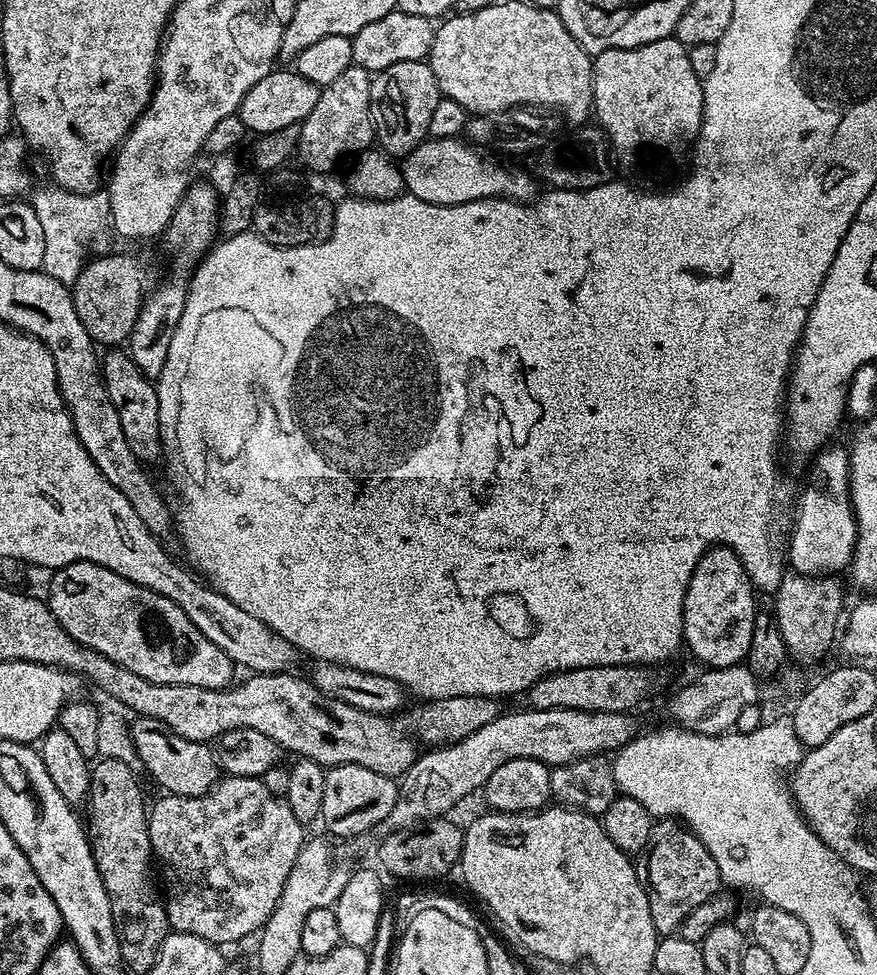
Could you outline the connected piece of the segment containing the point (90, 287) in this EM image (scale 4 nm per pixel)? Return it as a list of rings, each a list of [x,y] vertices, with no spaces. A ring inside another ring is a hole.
[[[100,256],[85,263],[70,291],[74,310],[93,341],[100,346],[120,346],[131,337],[150,291],[148,268],[136,256]]]

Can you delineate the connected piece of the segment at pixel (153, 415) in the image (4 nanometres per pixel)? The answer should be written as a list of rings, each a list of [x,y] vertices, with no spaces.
[[[112,350],[102,360],[102,375],[106,394],[110,394],[110,402],[114,402],[114,410],[118,410],[118,418],[122,421],[122,431],[126,433],[126,443],[130,450],[140,459],[141,464],[152,466],[161,459],[164,441],[160,438],[160,393],[157,385],[149,377],[144,376],[134,363],[131,355]]]

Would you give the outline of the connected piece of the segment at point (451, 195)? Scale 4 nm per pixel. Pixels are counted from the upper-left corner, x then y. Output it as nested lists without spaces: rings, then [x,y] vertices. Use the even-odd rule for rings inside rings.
[[[429,138],[424,143],[419,144],[409,156],[403,157],[404,187],[409,196],[422,198],[422,202],[441,204],[442,206],[454,206],[455,204],[465,204],[475,200],[489,200],[495,196],[506,200],[517,200],[519,204],[535,201],[538,196],[538,191],[536,192],[538,181],[531,171],[524,169],[523,172],[520,168],[507,168],[506,165],[499,164],[496,160],[499,159],[485,154],[481,149],[460,138],[455,140],[434,140]]]

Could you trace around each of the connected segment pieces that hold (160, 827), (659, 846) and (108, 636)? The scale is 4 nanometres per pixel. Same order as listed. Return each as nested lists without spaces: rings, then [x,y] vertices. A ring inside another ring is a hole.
[[[225,775],[212,791],[201,796],[173,796],[161,795],[161,800],[156,805],[151,805],[148,812],[148,837],[152,854],[157,865],[164,867],[164,880],[168,883],[168,896],[166,892],[166,907],[168,909],[168,927],[173,932],[198,934],[198,938],[206,938],[217,946],[232,944],[235,940],[244,940],[248,935],[259,933],[264,924],[274,914],[280,901],[282,890],[286,886],[286,878],[290,878],[290,870],[294,870],[294,862],[302,850],[306,839],[305,825],[294,818],[294,810],[290,810],[287,799],[275,796],[264,784],[263,779],[255,776],[230,776]]]
[[[660,818],[653,823],[650,842],[639,853],[636,873],[650,902],[650,918],[654,918],[661,937],[679,933],[684,919],[722,888],[718,862],[714,862],[710,850],[706,850],[691,828],[671,818]]]
[[[94,562],[67,564],[55,569],[51,576],[46,595],[48,609],[54,618],[58,618],[62,630],[66,630],[70,638],[74,638],[82,647],[100,652],[110,658],[110,662],[124,666],[126,670],[134,670],[134,674],[155,684],[226,688],[233,683],[234,665],[231,658],[218,650],[218,646],[214,646],[214,642],[210,642],[210,638],[206,638],[206,634],[202,634],[202,630],[198,630],[198,626],[194,626],[194,622],[190,622],[190,618],[186,618],[186,614],[182,614],[174,602],[170,602],[170,598],[138,586],[122,578],[122,574],[114,574],[114,570]]]

